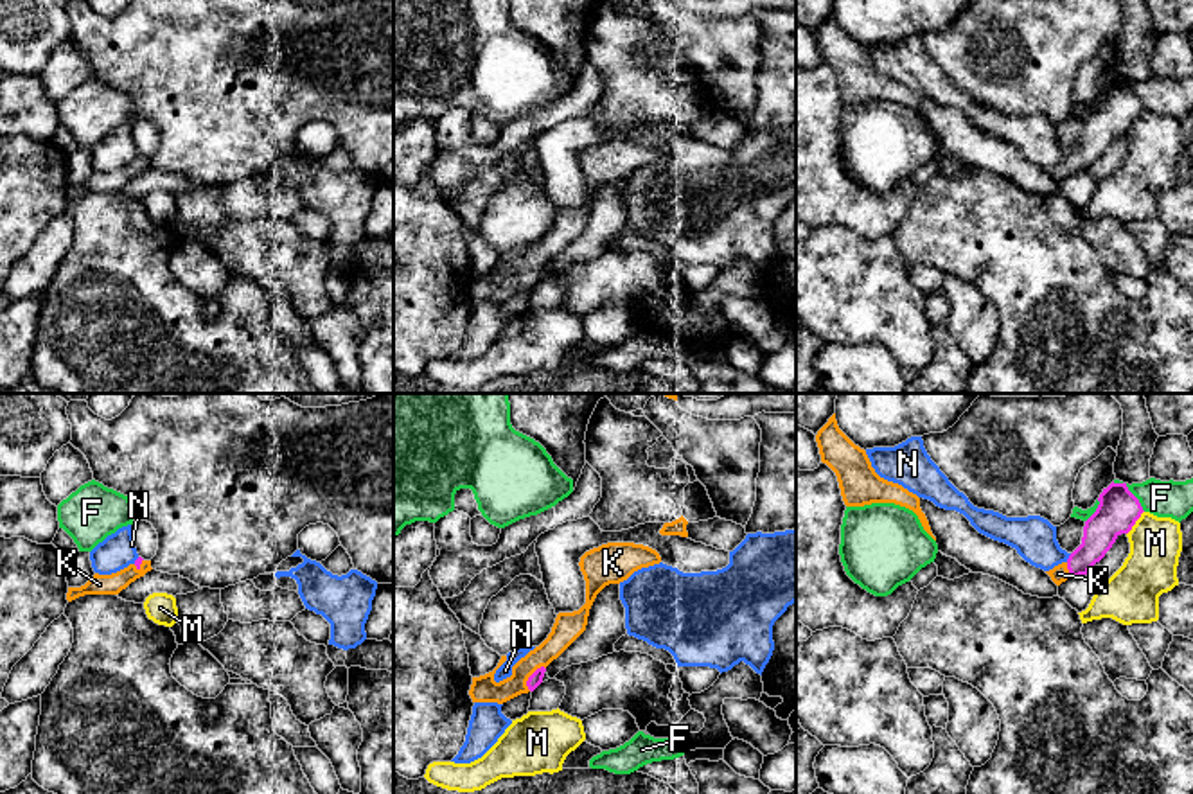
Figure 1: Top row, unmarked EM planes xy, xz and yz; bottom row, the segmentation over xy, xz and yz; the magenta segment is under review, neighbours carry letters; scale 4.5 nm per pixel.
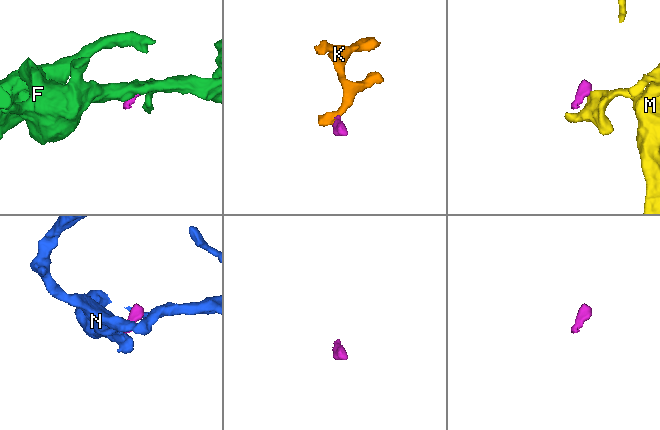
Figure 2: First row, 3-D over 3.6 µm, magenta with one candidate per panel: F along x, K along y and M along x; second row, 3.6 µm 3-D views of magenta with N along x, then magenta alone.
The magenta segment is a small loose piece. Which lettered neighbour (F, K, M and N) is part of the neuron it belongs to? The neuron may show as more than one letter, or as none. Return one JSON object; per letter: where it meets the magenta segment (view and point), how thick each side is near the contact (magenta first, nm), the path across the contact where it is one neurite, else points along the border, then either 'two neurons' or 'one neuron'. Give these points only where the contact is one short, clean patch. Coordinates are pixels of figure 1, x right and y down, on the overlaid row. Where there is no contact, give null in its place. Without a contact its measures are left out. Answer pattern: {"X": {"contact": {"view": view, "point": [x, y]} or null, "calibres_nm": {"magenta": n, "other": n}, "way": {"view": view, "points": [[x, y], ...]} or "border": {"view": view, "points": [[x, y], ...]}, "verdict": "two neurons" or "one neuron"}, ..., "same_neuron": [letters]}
{"F": {"contact": {"view": "yz", "point": [1136, 498]}, "calibres_nm": {"magenta": 190, "other": 160}, "border": {"view": "yz", "points": [[1125, 484], [1145, 511]]}, "verdict": "two neurons"}, "K": {"contact": {"view": "xz", "point": [530, 676]}, "calibres_nm": {"magenta": 60, "other": 120}, "way": {"view": "xz", "points": [[536, 678], [530, 676], [509, 688], [484, 688]]}, "verdict": "one neuron"}, "M": {"contact": {"view": "yz", "point": [1134, 523]}, "calibres_nm": {"magenta": 190, "other": 240}, "border": {"view": "yz", "points": [[1143, 511], [1127, 534]]}, "verdict": "two neurons"}, "N": {"contact": {"view": "yz", "point": [1069, 557]}, "calibres_nm": {"magenta": 160, "other": 200}, "border": {"view": "yz", "points": [[1071, 554], [1066, 561]]}, "verdict": "two neurons"}, "same_neuron": ["K"]}

